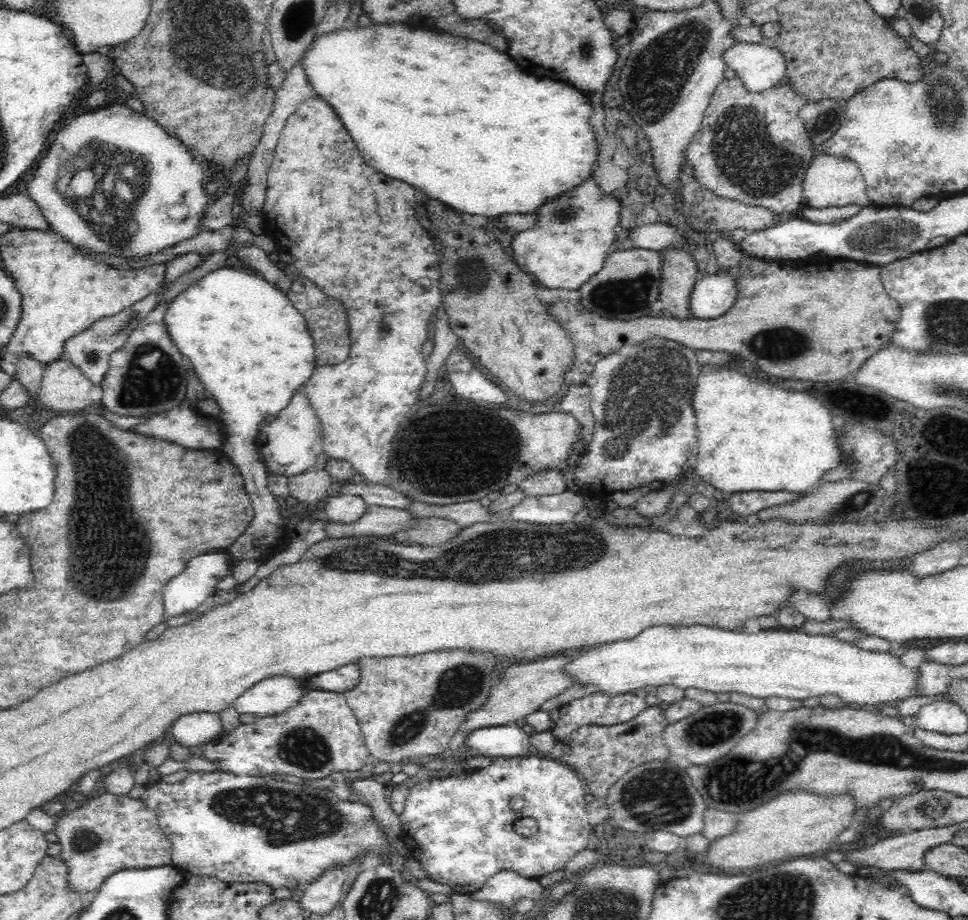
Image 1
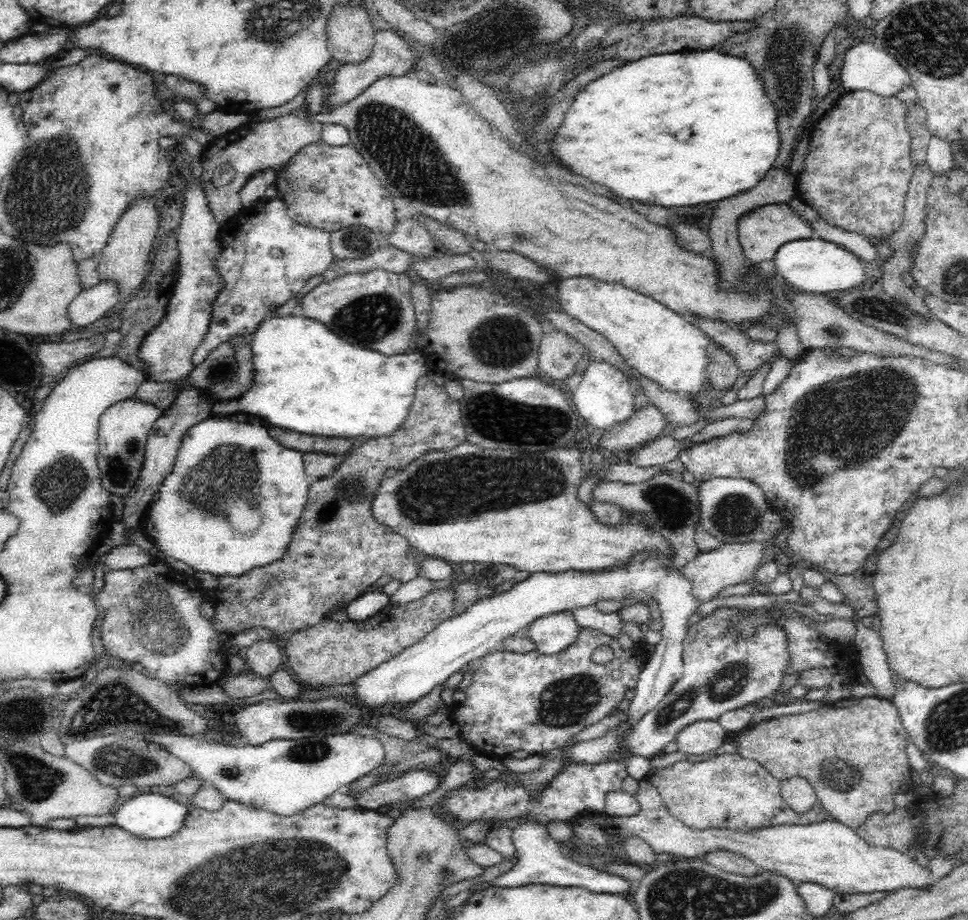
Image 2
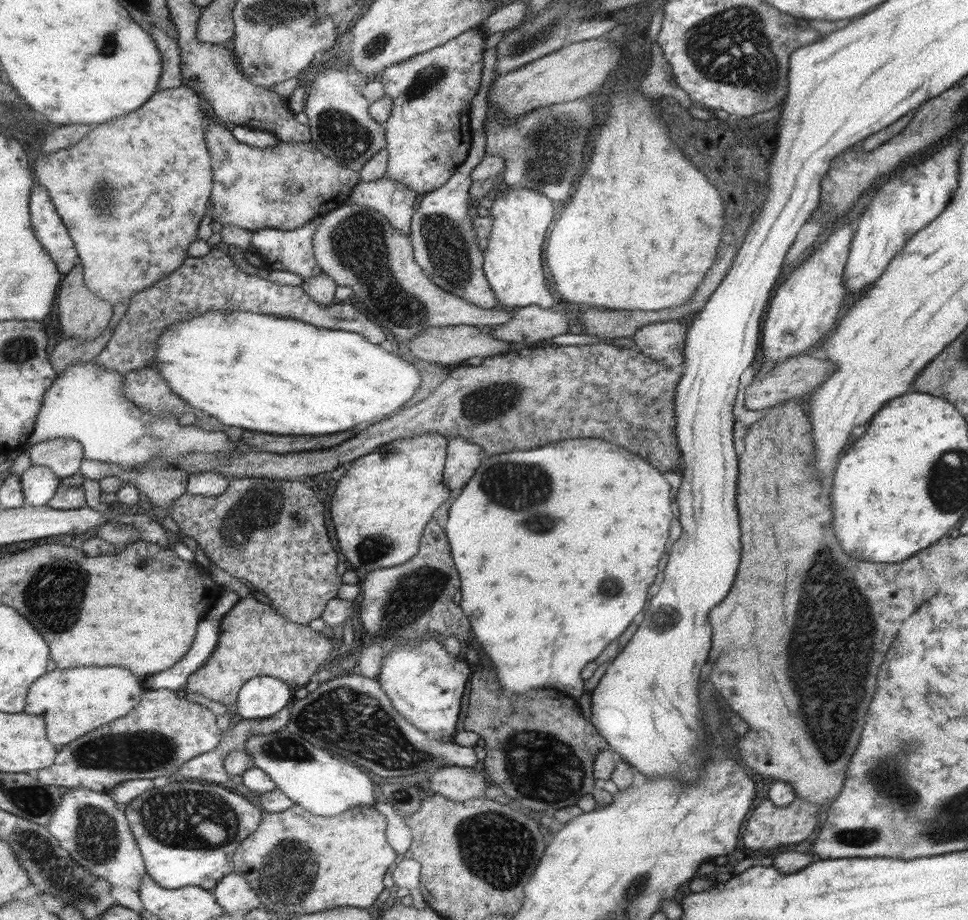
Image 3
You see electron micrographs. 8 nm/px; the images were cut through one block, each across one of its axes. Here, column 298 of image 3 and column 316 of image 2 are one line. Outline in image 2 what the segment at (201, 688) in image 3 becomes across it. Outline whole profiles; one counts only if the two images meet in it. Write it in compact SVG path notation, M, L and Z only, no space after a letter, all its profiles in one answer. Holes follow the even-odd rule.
M440 588L424 596L418 602L413 601L402 608L383 608L376 616L366 622L332 622L330 618L322 619L315 626L296 632L286 644L288 666L294 676L300 676L302 684L318 684L318 688L346 685L360 678L368 671L374 670L380 663L396 658L406 648L424 639L442 622L458 615L452 608L454 602L453 588Z

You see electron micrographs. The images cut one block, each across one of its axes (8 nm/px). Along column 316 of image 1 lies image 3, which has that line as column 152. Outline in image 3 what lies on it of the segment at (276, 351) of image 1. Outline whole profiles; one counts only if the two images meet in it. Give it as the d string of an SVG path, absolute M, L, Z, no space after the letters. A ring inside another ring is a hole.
M210 310L204 312L195 318L176 322L172 326L168 326L163 334L158 336L156 340L158 347L156 348L156 358L152 362L151 367L157 369L159 374L165 374L165 380L169 382L169 386L173 386L173 390L177 390L177 394L181 394L181 398L185 398L185 402L189 402L191 406L207 412L209 416L215 416L221 424L225 426L237 426L243 430L255 430L255 432L265 432L265 434L281 434L281 436L326 436L327 434L337 434L347 430L361 430L363 426L377 422L382 418L393 416L399 412L399 406L403 406L413 392L417 390L421 376L419 369L415 365L407 364L405 360L387 354L385 350L381 350L379 345L369 342L362 334L352 333L344 330L329 330L317 326L311 326L309 323L299 322L293 318L283 318L273 316L271 314L255 314L251 311L232 310Z

